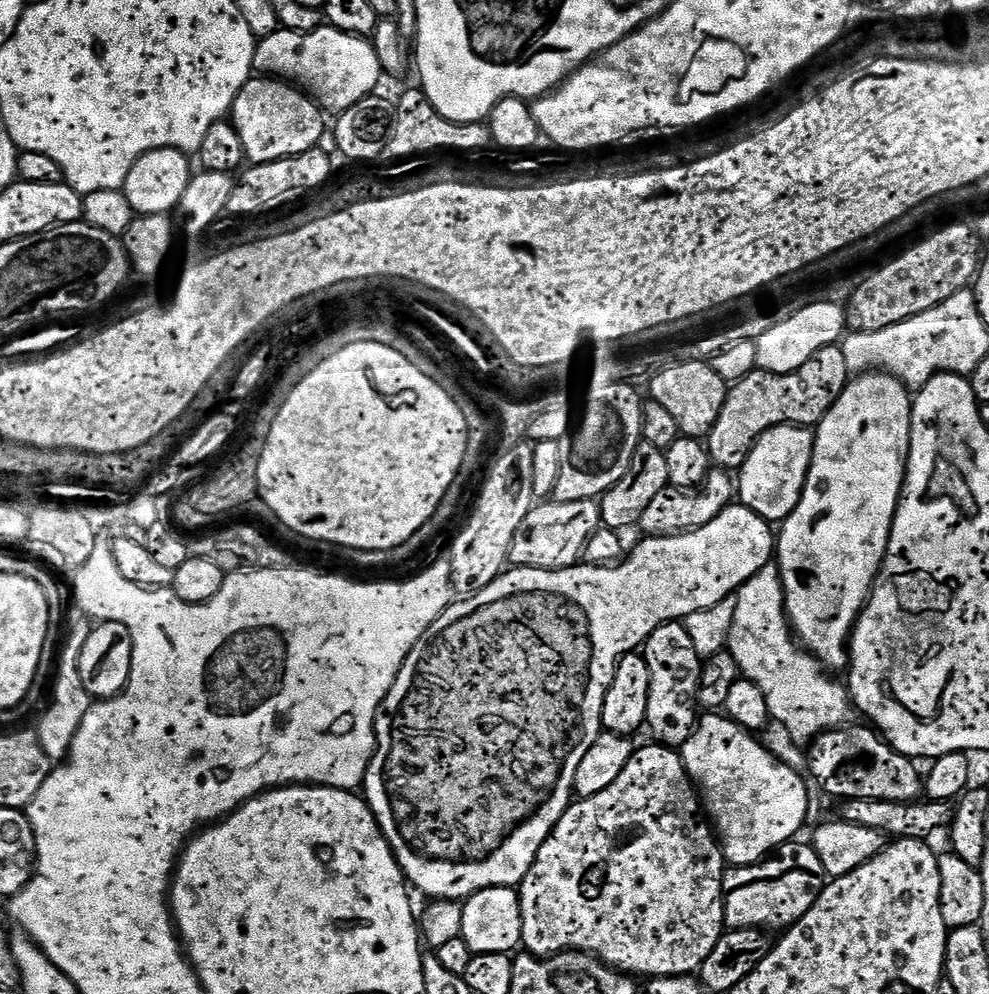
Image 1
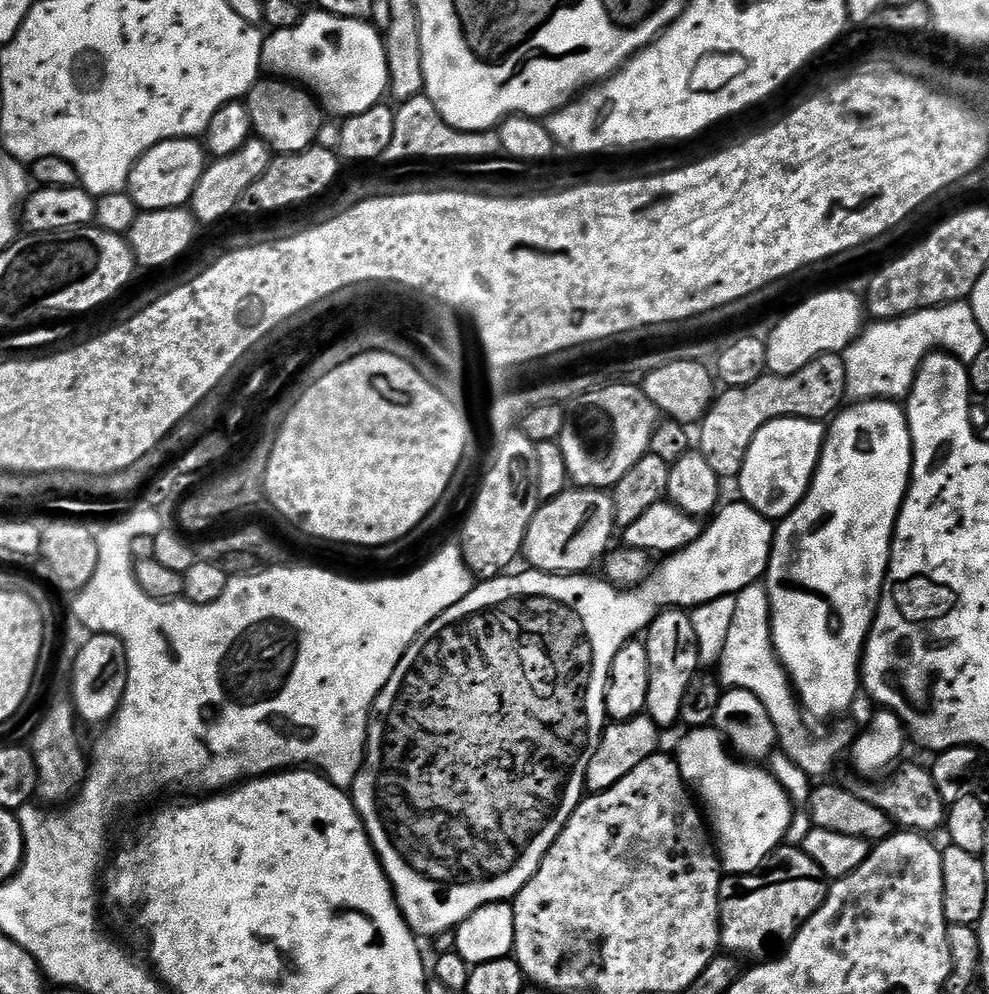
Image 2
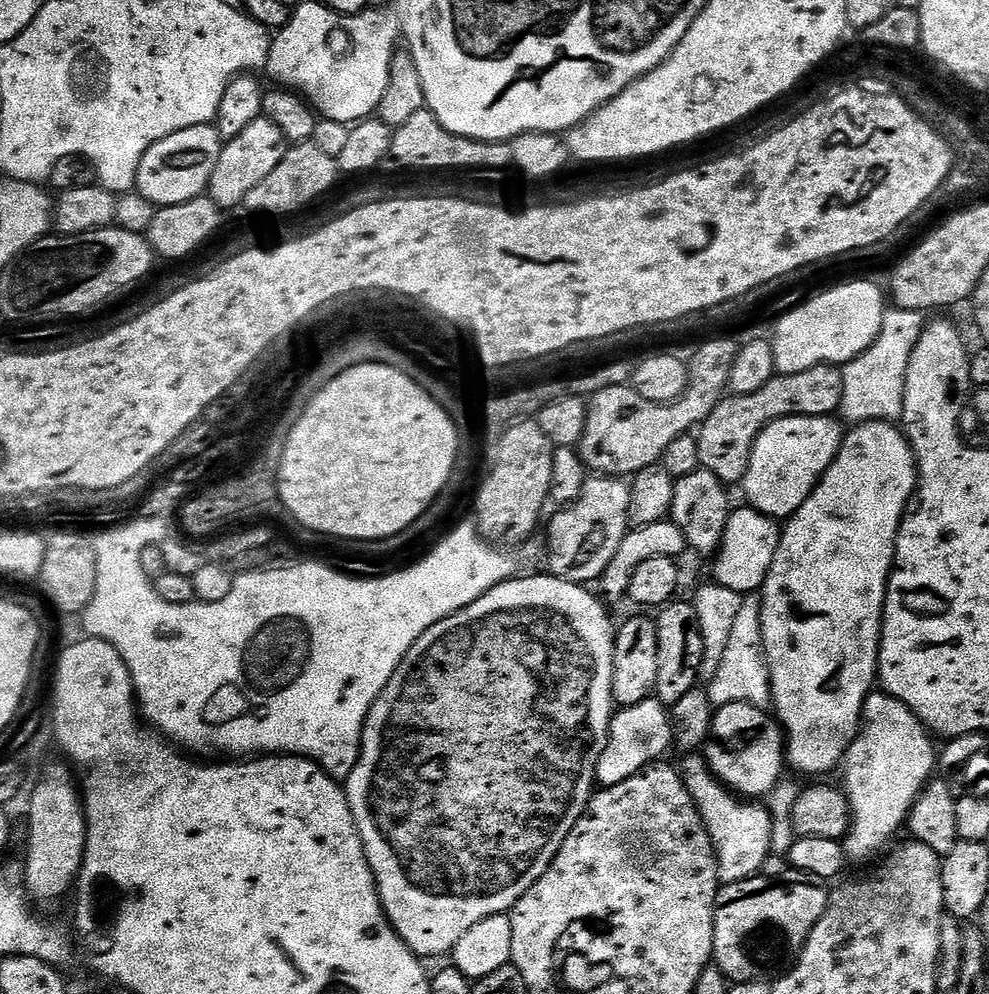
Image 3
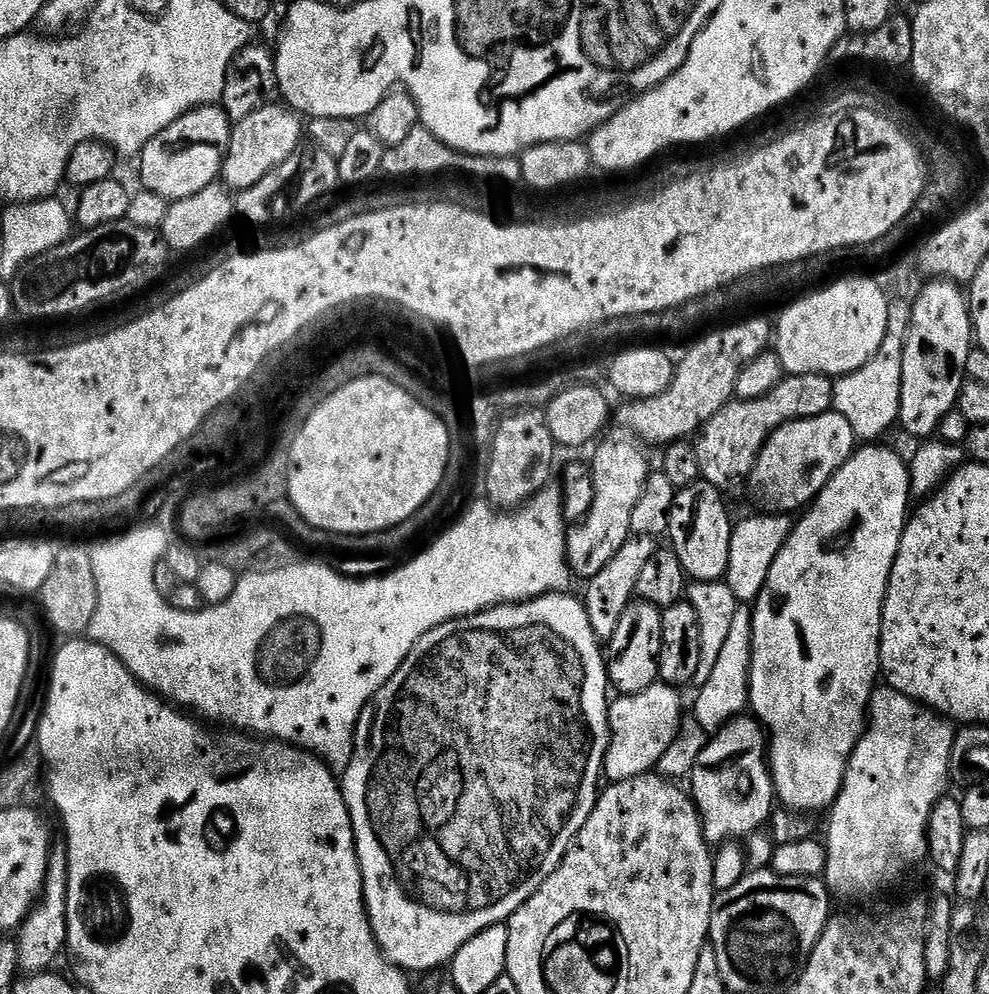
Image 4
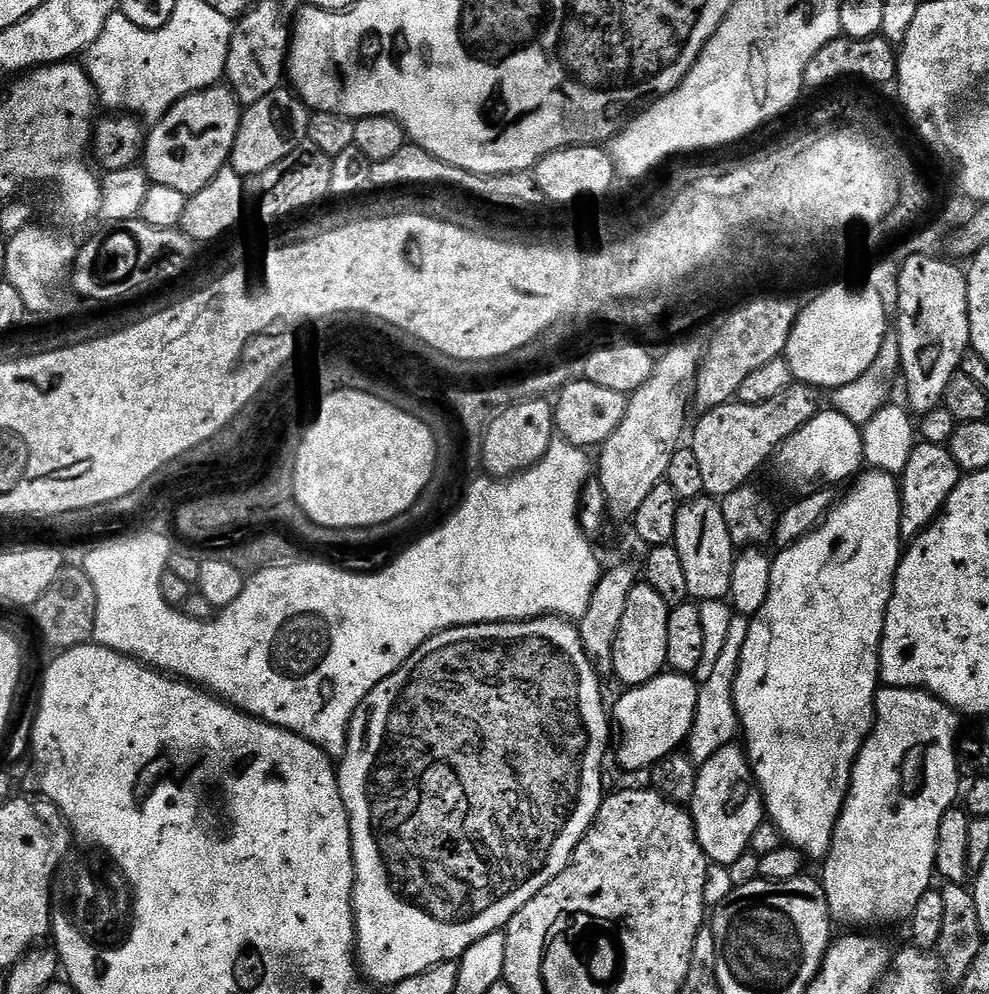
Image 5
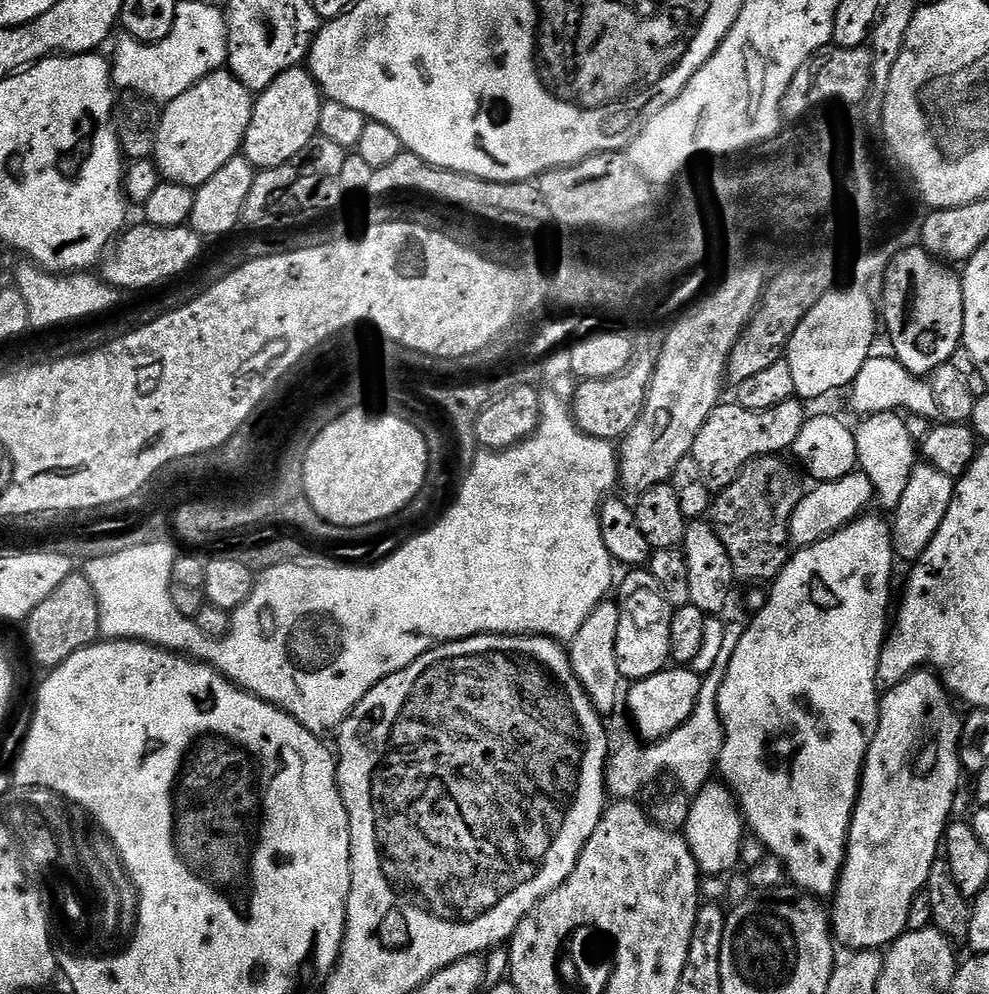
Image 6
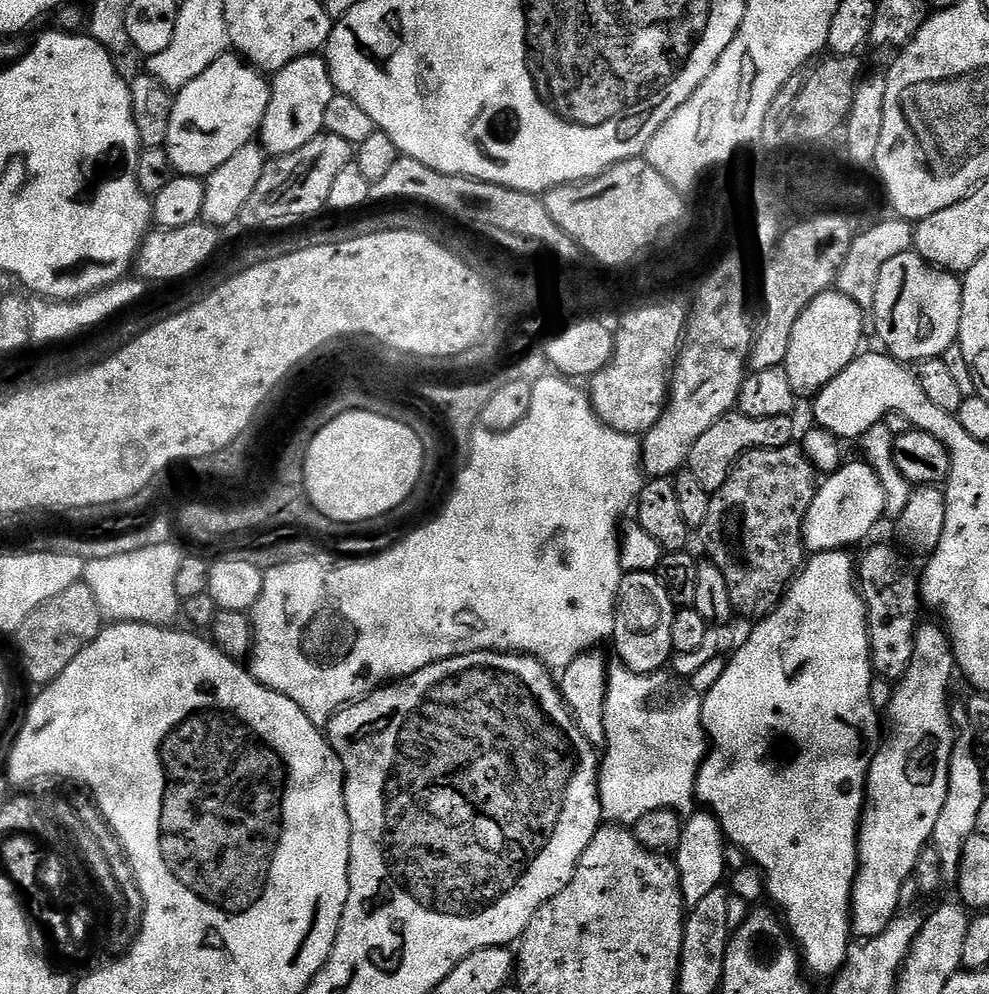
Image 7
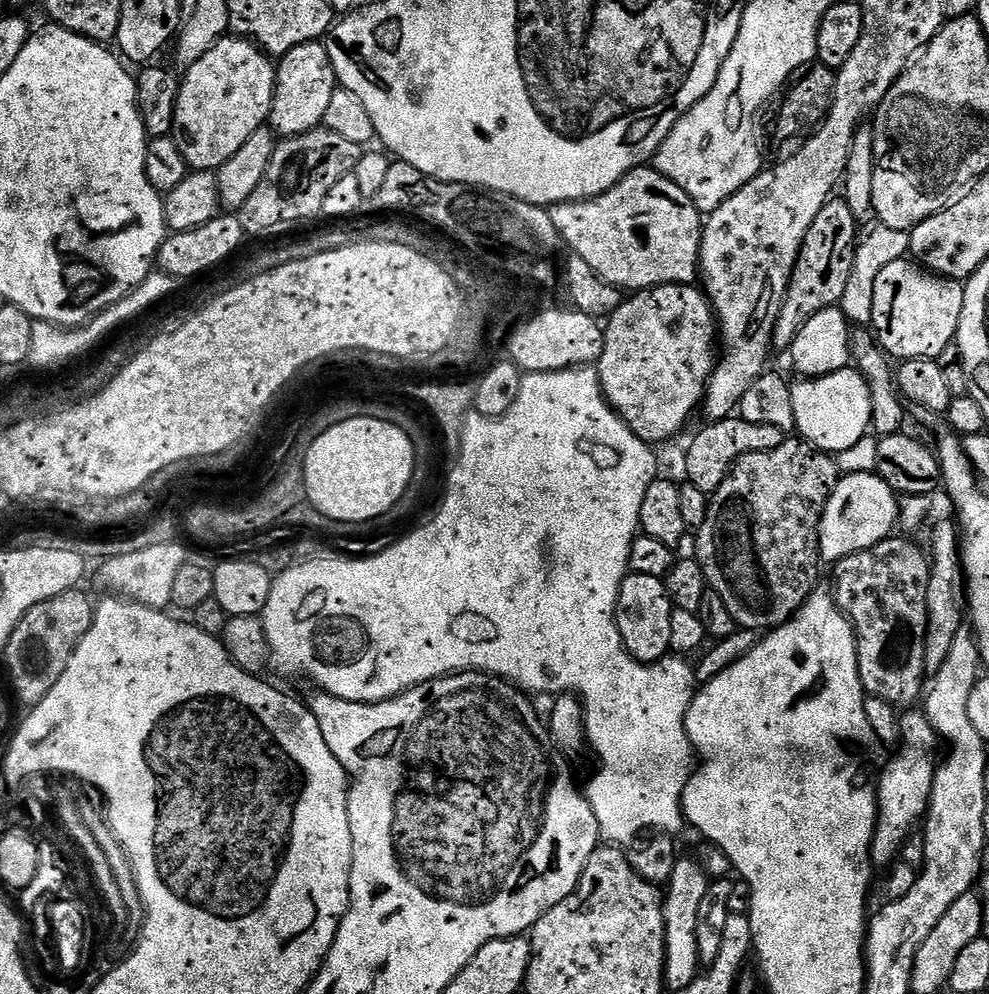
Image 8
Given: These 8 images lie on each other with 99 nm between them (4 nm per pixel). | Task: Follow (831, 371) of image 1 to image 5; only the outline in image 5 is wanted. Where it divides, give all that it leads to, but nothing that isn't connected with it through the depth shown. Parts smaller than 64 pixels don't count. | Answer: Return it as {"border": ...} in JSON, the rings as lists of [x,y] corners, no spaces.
{"border":[[[793,382],[770,402],[742,404],[729,402],[709,408],[690,432],[690,447],[698,458],[702,473],[702,486],[705,493],[713,498],[723,498],[734,490],[745,487],[748,480],[764,463],[775,457],[779,448],[818,411],[816,405],[817,389],[810,384]]]}

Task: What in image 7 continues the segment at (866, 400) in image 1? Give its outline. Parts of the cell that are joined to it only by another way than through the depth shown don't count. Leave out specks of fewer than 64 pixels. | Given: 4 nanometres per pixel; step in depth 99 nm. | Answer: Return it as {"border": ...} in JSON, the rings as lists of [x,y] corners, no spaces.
{"border":[[[847,551],[818,552],[796,573],[795,580],[788,585],[784,599],[767,616],[757,619],[752,633],[744,640],[744,645],[725,663],[722,678],[714,682],[710,691],[703,693],[700,706],[700,725],[710,747],[696,779],[696,799],[707,811],[715,816],[731,843],[743,850],[747,859],[764,873],[766,896],[777,904],[801,957],[802,964],[809,973],[816,976],[835,977],[843,968],[848,957],[848,946],[854,939],[852,930],[852,887],[858,871],[856,842],[860,834],[860,817],[864,814],[868,771],[876,750],[882,743],[882,716],[876,713],[872,701],[872,651],[868,641],[868,611],[858,591],[858,572],[854,560]]]}

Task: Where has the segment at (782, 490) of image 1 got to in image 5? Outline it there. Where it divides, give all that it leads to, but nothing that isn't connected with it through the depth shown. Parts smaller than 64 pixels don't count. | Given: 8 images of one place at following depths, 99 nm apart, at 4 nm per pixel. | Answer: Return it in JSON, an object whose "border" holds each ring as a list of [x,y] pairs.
{"border":[[[817,411],[816,416],[810,418],[810,422],[806,422],[806,426],[802,426],[802,430],[790,434],[790,438],[786,438],[786,442],[778,449],[774,457],[774,465],[776,464],[777,470],[780,471],[781,478],[796,491],[796,494],[824,490],[832,486],[828,484],[840,484],[843,480],[851,481],[865,463],[861,425],[850,422],[850,418],[846,418],[841,412],[827,411]]]}

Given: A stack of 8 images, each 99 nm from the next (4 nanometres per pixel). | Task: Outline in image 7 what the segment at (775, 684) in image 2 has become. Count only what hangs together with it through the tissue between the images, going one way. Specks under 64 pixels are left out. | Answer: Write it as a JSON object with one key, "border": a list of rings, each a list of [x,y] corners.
{"border":[[[612,666],[608,670],[604,714],[604,744],[608,753],[603,753],[600,770],[600,810],[617,826],[635,826],[642,814],[659,808],[671,808],[684,818],[698,808],[696,779],[706,755],[706,737],[700,725],[701,697],[691,694],[678,697],[673,704],[655,704],[652,701],[654,681],[652,676],[643,676],[623,666]]]}

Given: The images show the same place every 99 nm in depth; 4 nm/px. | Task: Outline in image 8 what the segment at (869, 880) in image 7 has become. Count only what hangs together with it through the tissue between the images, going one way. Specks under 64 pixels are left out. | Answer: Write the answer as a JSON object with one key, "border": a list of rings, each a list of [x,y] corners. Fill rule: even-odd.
{"border":[[[949,520],[942,521],[933,530],[932,548],[930,547],[932,573],[926,594],[928,603],[926,668],[927,673],[930,674],[942,670],[942,662],[946,662],[946,654],[950,654],[950,646],[954,646],[954,638],[958,638],[958,630],[966,624],[966,581],[962,563],[962,537],[957,525]],[[908,710],[904,721],[898,727],[899,740],[892,761],[883,765],[878,776],[878,811],[876,813],[876,833],[872,839],[873,865],[891,865],[899,857],[904,841],[912,828],[923,821],[932,793],[933,774],[936,772],[938,757],[942,752],[940,733],[929,722],[923,711]],[[904,735],[904,736],[903,736]],[[937,755],[937,756],[936,756]],[[912,828],[912,829],[911,829]]]}

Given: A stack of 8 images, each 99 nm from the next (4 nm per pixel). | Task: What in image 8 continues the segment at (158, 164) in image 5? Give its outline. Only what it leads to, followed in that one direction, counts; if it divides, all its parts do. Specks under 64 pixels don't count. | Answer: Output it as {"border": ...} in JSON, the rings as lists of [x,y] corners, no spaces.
{"border":[[[231,34],[218,41],[194,66],[183,73],[180,81],[180,93],[176,103],[176,127],[174,139],[178,142],[178,150],[182,150],[182,158],[186,158],[189,169],[197,172],[210,172],[223,166],[226,158],[232,157],[254,134],[254,130],[268,124],[268,115],[272,109],[272,95],[276,89],[276,69],[273,61],[252,43]]]}

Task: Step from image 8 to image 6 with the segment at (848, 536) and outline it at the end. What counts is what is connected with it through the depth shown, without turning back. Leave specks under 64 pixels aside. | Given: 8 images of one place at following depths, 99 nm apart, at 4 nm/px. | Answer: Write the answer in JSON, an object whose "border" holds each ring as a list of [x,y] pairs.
{"border":[[[861,470],[846,474],[837,480],[825,480],[812,487],[816,488],[809,487],[805,491],[790,522],[788,539],[797,549],[808,548],[814,542],[824,540],[852,521],[860,519],[865,515],[867,508],[864,507],[870,502],[872,504],[874,500],[872,482]]]}

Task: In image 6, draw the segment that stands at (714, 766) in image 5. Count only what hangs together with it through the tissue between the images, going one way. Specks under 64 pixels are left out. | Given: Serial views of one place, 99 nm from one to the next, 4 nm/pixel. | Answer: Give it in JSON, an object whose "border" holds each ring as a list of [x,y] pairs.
{"border":[[[710,782],[691,797],[690,818],[686,818],[682,835],[690,846],[694,862],[705,877],[731,873],[740,863],[740,843],[746,835],[744,816],[736,796],[723,782]]]}

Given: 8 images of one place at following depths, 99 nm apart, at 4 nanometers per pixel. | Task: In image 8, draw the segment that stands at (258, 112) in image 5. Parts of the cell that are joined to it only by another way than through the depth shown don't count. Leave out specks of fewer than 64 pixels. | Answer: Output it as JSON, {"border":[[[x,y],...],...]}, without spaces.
{"border":[[[323,43],[294,46],[285,56],[279,57],[276,69],[276,89],[272,95],[272,109],[268,124],[277,137],[301,136],[321,127],[326,109],[338,86],[330,54]]]}

